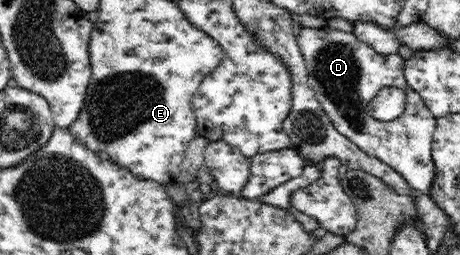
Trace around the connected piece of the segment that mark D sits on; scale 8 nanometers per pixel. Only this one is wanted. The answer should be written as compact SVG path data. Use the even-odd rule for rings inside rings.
M328 26L302 27L297 43L307 68L308 84L334 128L366 154L391 166L414 190L430 196L436 174L431 155L436 117L426 108L420 95L407 85L402 57L398 53L384 56L358 40L354 33ZM384 87L404 89L406 95L403 114L388 122L375 119L369 110L369 102Z

